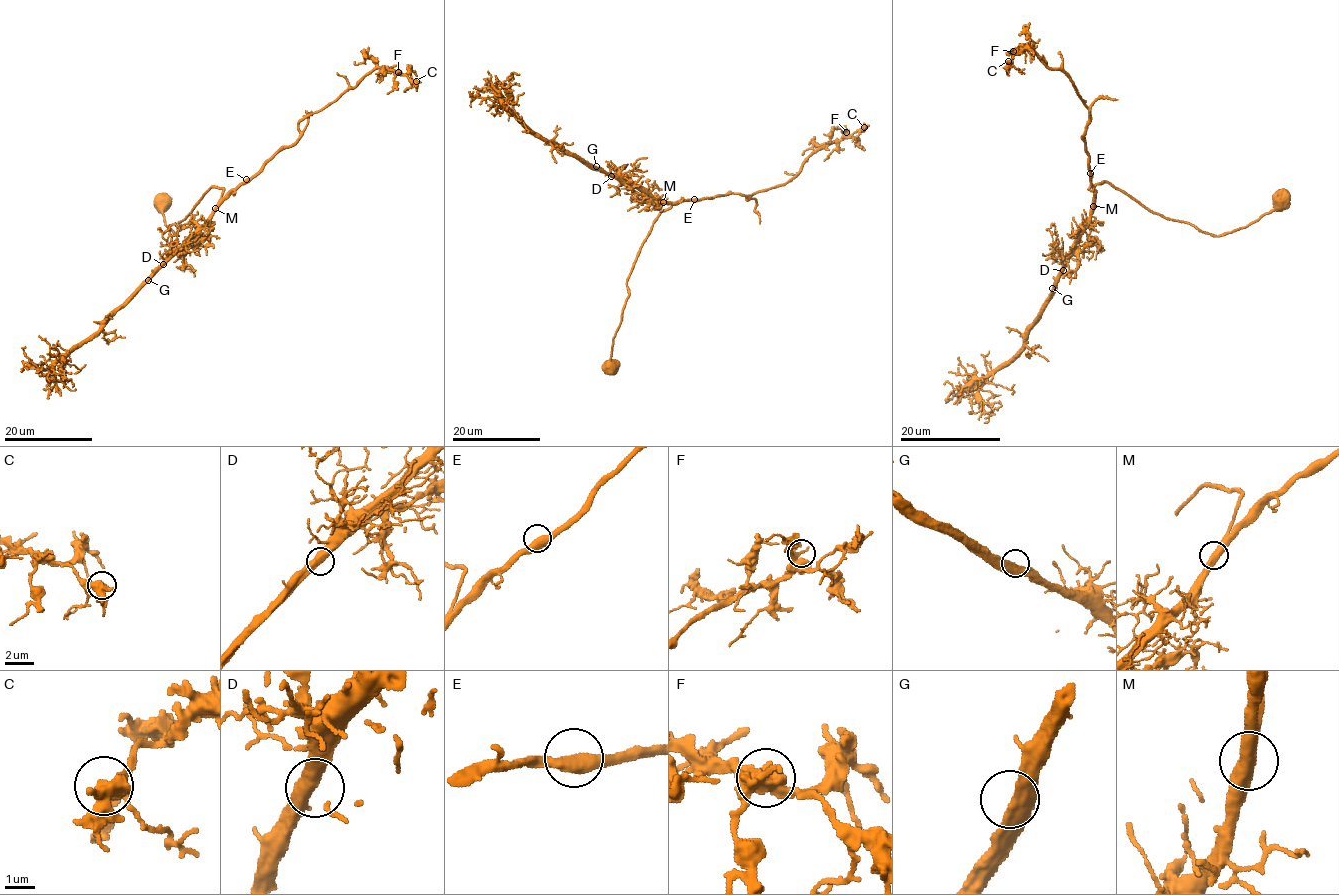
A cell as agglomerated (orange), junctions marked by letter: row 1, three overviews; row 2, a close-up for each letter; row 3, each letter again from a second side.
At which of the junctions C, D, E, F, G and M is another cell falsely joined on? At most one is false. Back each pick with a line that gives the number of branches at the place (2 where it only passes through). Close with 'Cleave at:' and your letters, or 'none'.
Cleave at: none

